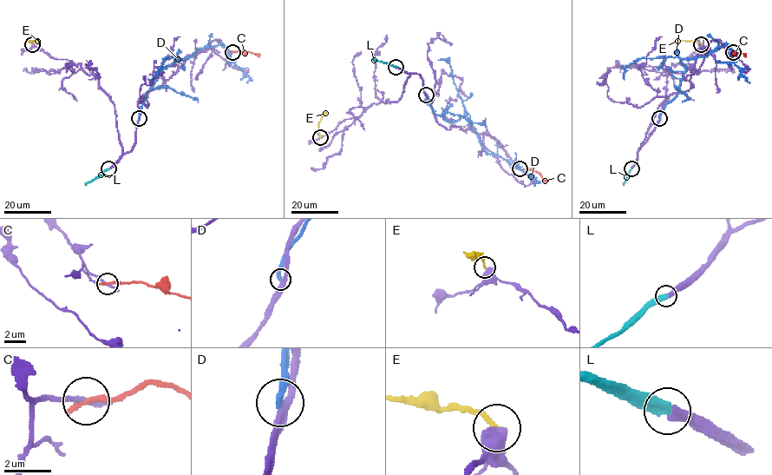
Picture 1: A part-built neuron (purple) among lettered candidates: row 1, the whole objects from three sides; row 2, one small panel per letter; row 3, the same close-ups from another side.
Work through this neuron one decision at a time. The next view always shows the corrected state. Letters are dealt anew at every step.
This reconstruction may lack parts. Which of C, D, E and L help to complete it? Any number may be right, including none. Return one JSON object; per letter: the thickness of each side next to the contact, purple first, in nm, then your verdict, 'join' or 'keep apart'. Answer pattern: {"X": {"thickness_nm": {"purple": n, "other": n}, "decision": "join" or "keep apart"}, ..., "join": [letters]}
{"C": {"thickness_nm": {"purple": 280, "other": 340}, "decision": "keep apart"}, "D": {"thickness_nm": {"purple": 320, "other": 320}, "decision": "keep apart"}, "E": {"thickness_nm": {"purple": 700, "other": 200}, "decision": "keep apart"}, "L": {"thickness_nm": {"purple": 360, "other": 440}, "decision": "join"}, "join": ["L"]}

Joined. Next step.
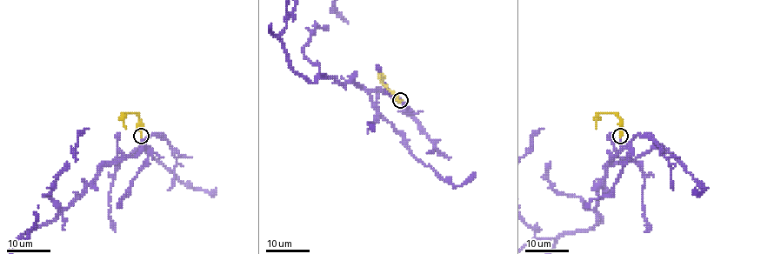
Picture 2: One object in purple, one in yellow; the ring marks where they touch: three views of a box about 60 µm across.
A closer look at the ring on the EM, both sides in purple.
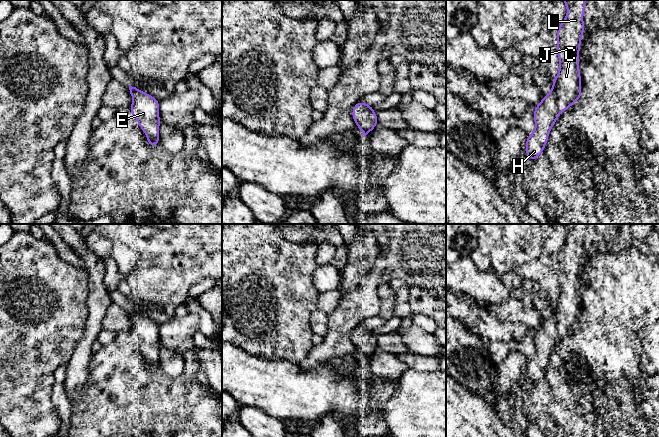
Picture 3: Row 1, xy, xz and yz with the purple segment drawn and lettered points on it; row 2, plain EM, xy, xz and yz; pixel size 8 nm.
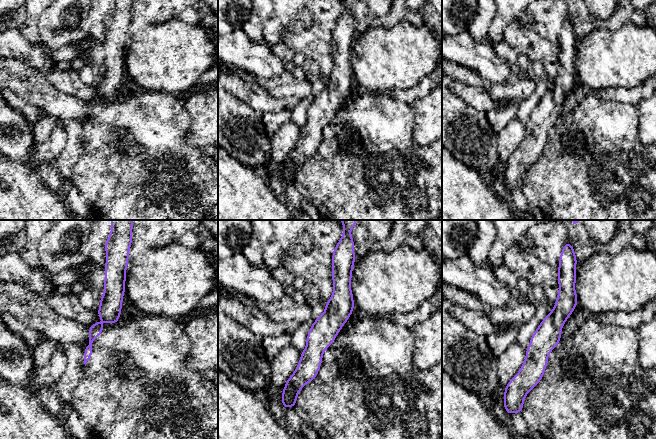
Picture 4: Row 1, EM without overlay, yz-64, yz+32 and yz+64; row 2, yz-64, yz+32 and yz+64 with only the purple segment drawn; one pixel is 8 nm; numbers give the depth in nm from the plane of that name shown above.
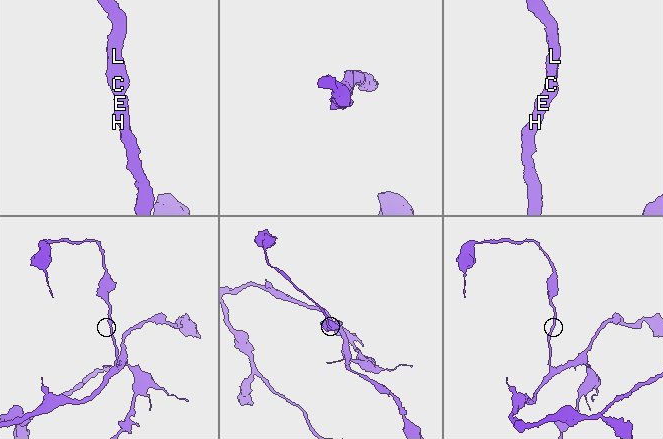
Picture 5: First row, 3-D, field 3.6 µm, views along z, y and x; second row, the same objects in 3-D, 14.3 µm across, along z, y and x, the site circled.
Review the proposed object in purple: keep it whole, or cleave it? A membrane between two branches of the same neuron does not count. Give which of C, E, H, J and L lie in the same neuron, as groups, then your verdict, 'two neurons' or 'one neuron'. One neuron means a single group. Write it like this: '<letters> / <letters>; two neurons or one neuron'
C E H J L; one neuron

